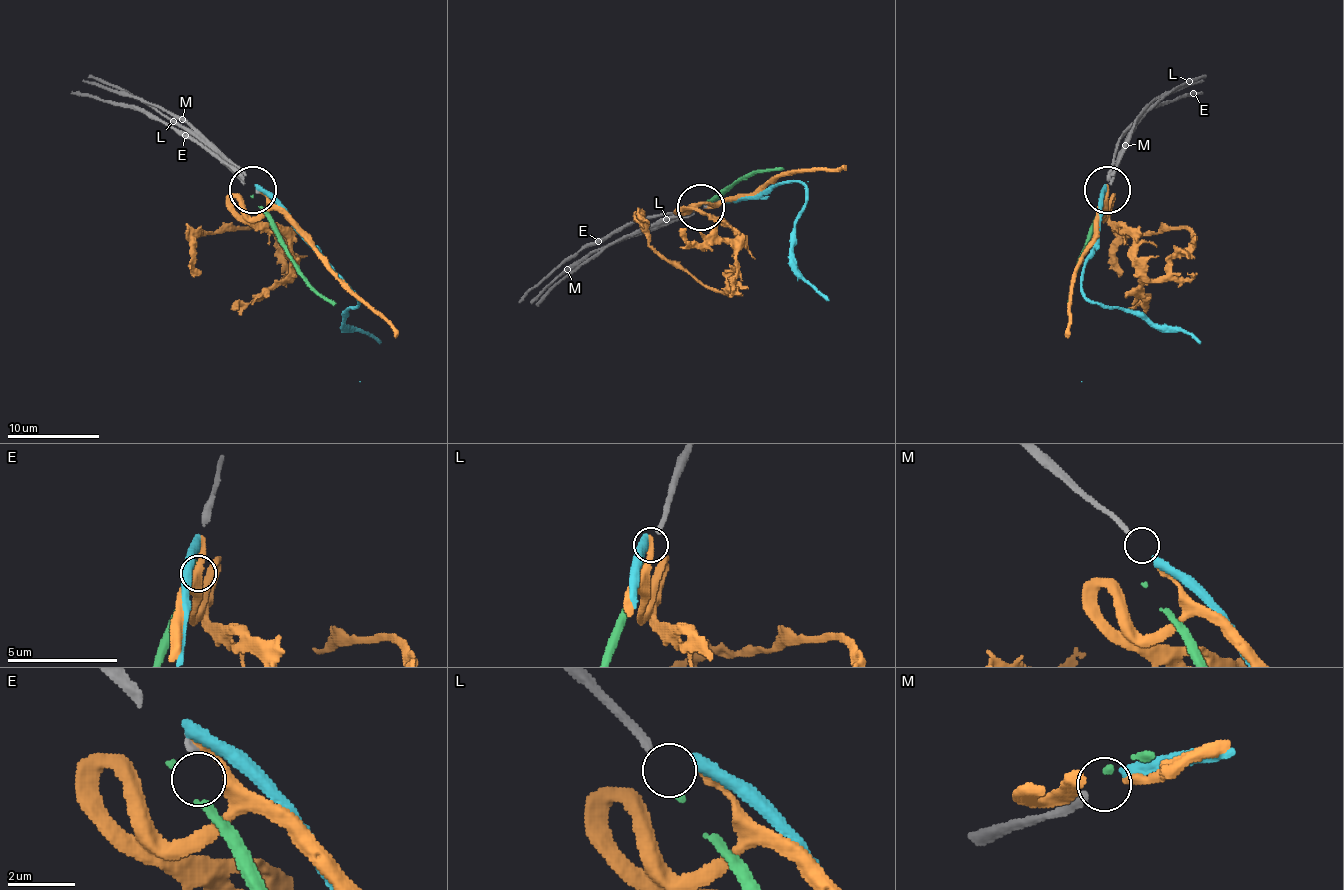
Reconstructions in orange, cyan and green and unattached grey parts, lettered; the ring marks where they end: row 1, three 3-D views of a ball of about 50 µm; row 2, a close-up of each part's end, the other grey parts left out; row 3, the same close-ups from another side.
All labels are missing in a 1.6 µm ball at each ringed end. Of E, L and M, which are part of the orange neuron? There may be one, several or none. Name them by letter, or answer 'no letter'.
no letter

